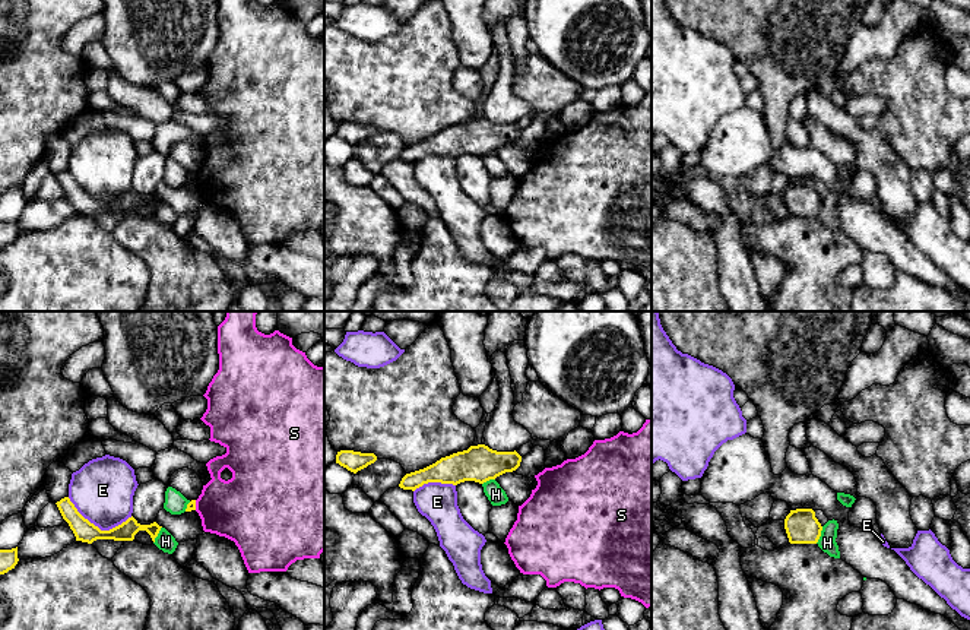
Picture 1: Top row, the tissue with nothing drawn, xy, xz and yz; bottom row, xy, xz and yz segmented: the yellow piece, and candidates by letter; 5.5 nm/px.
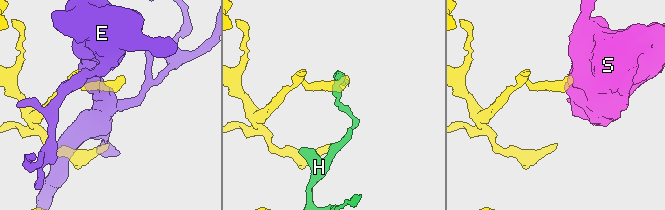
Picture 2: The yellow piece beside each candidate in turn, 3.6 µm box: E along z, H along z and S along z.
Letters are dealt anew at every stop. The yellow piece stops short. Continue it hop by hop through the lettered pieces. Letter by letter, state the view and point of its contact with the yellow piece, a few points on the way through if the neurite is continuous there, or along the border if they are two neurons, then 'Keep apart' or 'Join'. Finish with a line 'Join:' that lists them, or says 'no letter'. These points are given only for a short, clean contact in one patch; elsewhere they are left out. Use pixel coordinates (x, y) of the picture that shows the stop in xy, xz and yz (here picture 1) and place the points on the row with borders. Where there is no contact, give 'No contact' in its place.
E: Touches yellow at xy (97, 526). Keep apart
H: Touches yellow at yz (820, 535). Boundary: yz (823, 526), (821, 535), (815, 543). Keep apart
S: Touches yellow at xy (195, 505). Boundary: xy (195, 500), (196, 509). Keep apart
Join: no letter

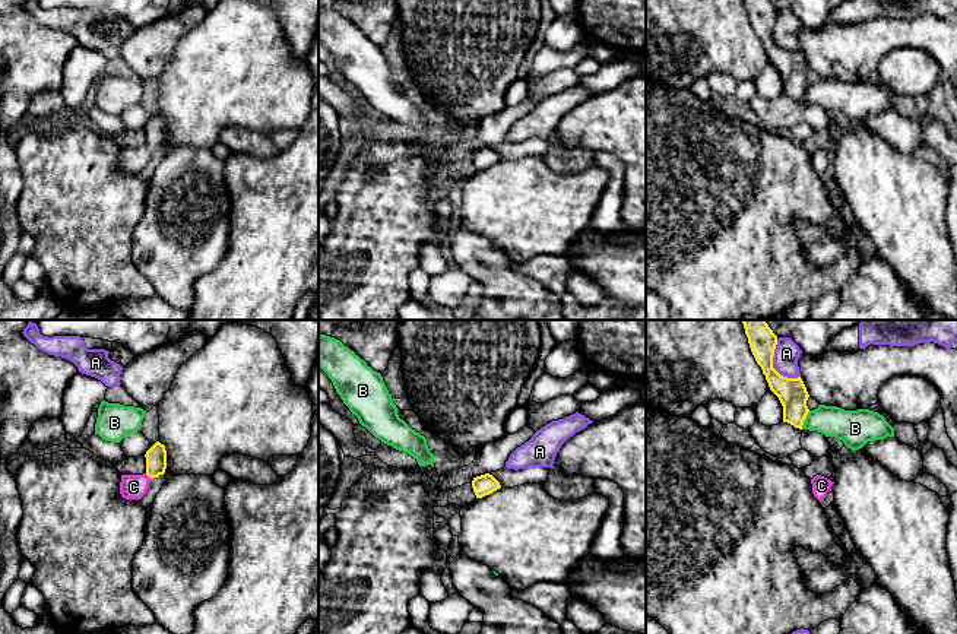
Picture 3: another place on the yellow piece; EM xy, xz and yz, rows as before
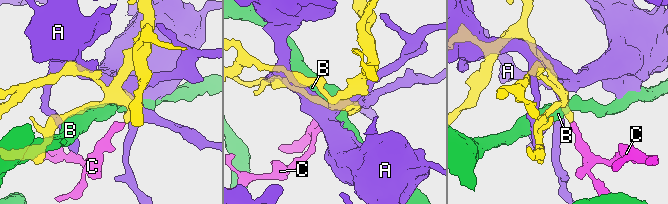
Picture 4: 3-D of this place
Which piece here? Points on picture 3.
A: Touches yellow at yz (772, 367). Keep apart
B: Touches yellow at yz (804, 419). Keep apart
C: Touches yellow at xy (148, 475). Path across: xy (155, 456), (155, 466), (148, 475), (133, 487). Join
Join: C

